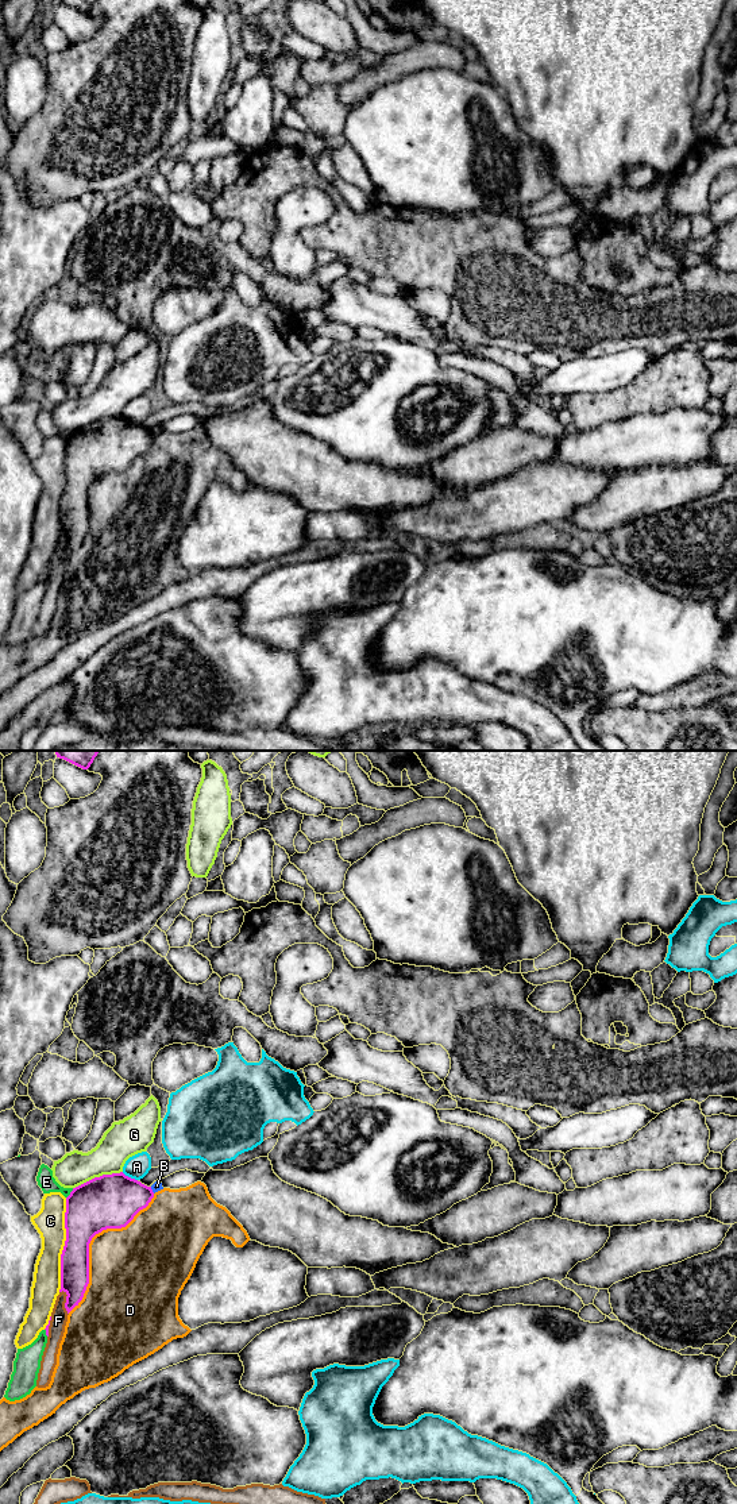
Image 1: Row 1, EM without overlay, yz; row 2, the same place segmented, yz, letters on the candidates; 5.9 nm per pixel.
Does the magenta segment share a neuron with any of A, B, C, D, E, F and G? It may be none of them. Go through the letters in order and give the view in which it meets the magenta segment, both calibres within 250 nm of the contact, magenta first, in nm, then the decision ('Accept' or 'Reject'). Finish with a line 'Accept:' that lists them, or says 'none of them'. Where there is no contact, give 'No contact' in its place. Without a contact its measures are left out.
A: Touches magenta in yz. Thickness 320 nm (magenta) against 140 nm. Reject
B: Touches magenta in yz. Thickness 320 nm (magenta) against 60 nm. Reject
C: Touches magenta in yz. Thickness 280 nm (magenta) against 180 nm. Reject
D: Touches magenta in yz. Thickness 320 nm (magenta) against 440 nm. Reject
E: Touches magenta in yz. Thickness 320 nm (magenta) against 100 nm. Reject
F: Touches magenta in yz. Thickness 180 nm (magenta) against 100 nm. Reject
G: Touches magenta in yz. Thickness 320 nm (magenta) against 220 nm. Reject
Accept: none of them

